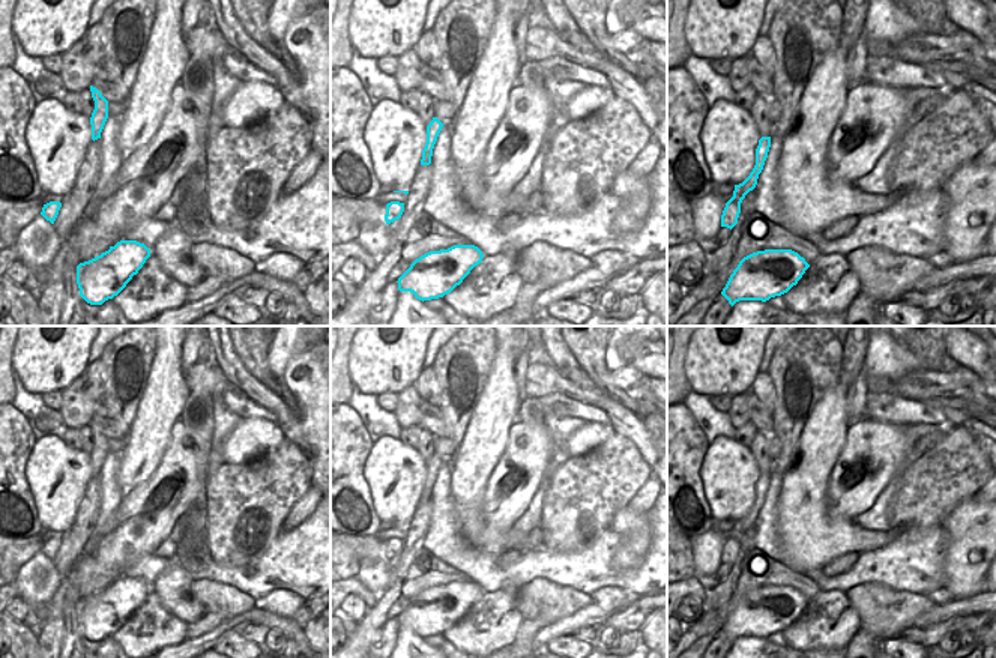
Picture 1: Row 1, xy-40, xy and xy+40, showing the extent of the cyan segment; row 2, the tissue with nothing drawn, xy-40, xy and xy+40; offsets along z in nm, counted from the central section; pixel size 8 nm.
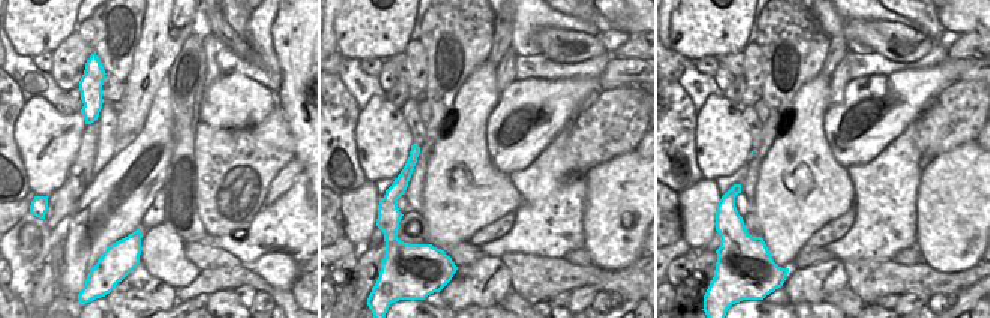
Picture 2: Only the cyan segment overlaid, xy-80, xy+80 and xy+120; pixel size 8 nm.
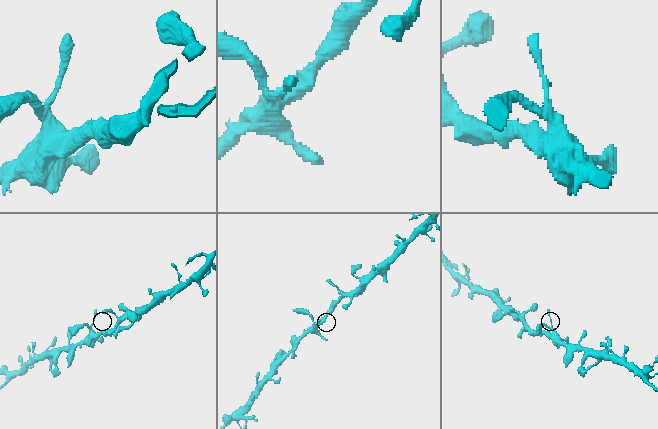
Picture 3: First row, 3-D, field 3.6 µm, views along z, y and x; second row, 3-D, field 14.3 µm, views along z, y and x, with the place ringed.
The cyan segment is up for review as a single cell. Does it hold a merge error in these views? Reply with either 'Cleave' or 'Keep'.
Keep.

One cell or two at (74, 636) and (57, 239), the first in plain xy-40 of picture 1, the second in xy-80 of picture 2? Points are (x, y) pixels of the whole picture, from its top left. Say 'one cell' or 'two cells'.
one cell

